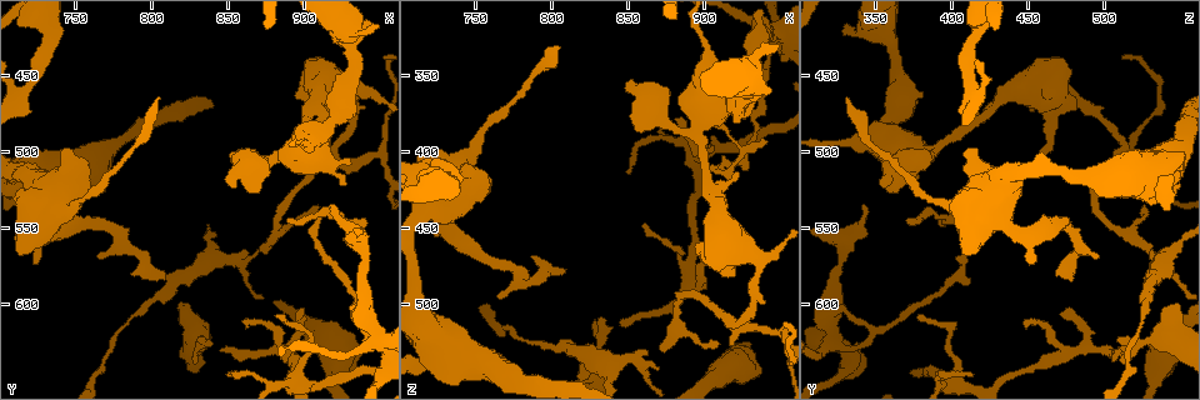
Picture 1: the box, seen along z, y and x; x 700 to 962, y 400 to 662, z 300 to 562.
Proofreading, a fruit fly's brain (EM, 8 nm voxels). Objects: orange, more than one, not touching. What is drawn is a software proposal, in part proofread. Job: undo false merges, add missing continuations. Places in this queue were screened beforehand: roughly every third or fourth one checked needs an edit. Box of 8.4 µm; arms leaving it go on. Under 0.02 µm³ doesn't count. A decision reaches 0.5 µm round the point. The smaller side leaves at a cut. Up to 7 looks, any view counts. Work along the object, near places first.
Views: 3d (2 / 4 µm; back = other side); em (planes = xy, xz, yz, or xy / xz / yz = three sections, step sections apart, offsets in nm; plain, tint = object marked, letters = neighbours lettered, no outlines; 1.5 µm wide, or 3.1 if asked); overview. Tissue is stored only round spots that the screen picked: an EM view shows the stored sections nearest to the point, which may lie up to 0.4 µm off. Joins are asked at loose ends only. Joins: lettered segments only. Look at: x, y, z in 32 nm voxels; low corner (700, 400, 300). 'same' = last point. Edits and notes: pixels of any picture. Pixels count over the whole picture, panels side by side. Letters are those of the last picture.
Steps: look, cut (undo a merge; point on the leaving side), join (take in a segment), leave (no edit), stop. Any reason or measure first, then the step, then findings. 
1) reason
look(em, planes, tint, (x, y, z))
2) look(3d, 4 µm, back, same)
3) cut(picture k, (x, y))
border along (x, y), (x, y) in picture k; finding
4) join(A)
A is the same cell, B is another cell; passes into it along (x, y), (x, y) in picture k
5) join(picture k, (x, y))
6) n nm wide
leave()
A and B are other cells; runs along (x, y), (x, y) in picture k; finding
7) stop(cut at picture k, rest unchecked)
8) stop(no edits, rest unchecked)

thick turns thin
look(em, xy, step 8, tint, (746, 538, 402))

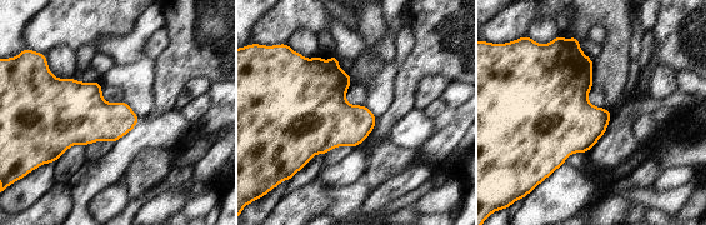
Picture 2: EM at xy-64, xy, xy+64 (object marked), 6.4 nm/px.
look(em, planes, tint, same)

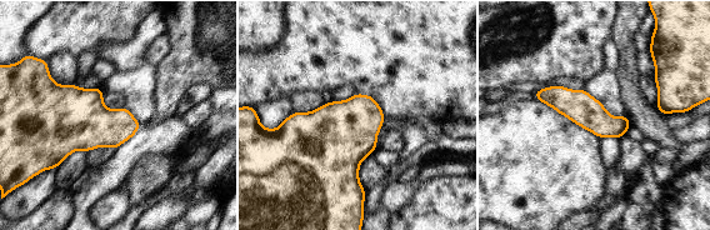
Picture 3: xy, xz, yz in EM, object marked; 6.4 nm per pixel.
look(em, planes, letters, same)

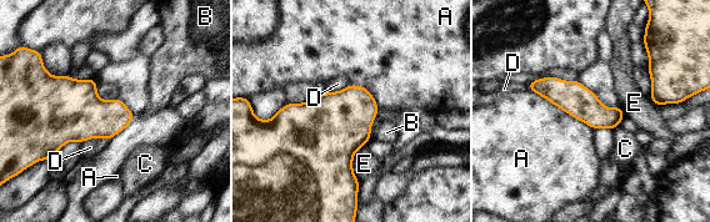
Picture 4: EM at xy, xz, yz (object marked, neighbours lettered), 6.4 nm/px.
200 nm wide; A touches over 480 nm
leave()
A, B, C, D and E are other cells; one neuron here

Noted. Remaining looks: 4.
look(em, yz, step 4, letters, (724, 574, 452))

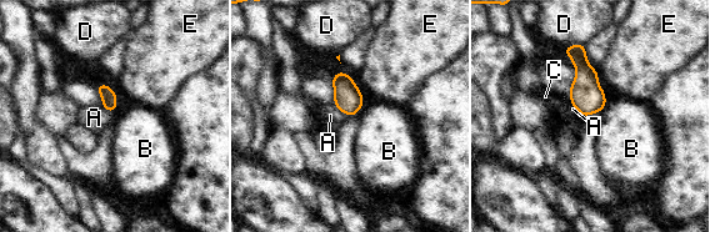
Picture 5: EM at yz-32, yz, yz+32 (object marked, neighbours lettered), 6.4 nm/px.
cut it another way
look(em, planes, letters, same)

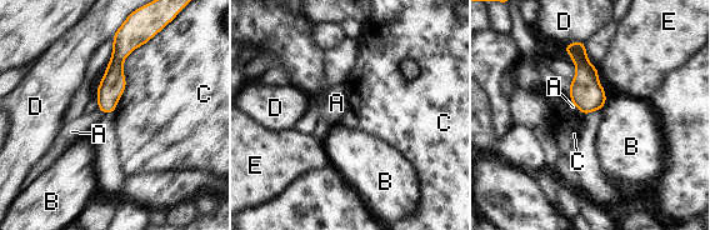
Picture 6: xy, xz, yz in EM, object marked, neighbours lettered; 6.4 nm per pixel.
leave()
A, B, C, D and E are other cells; border along (150, 39), (123, 63), (114, 113) in picture 6; none of them fits

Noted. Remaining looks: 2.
free end
look(em, planes, letters, (764, 570, 494))

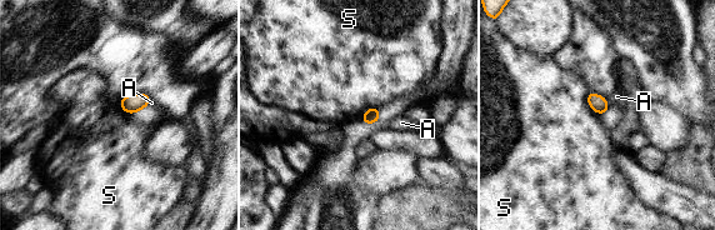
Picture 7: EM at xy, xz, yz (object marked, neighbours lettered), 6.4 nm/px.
leave()
A and S are other cells; border along (379, 106), (370, 106), (360, 120) in picture 7; no lettered segment goes on from it

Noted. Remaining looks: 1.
stop(no edits, rest unchecked)

